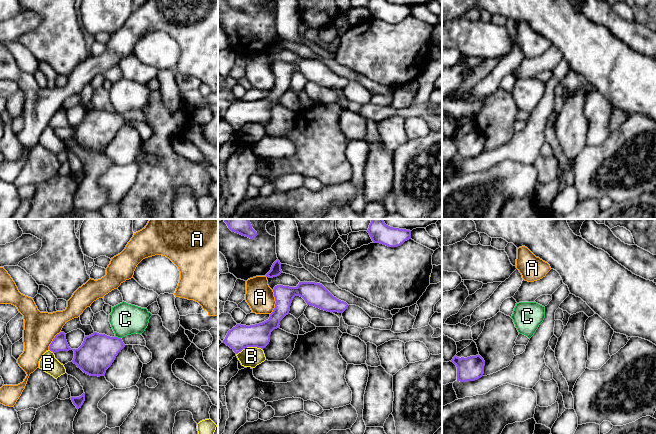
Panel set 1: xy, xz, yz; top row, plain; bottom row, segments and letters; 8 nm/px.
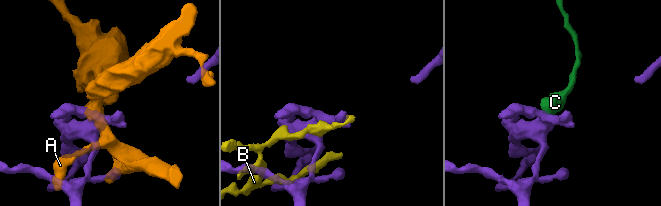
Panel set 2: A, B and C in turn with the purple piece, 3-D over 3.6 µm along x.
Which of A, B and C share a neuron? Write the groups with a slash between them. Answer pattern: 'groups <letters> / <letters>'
groups A / B / C

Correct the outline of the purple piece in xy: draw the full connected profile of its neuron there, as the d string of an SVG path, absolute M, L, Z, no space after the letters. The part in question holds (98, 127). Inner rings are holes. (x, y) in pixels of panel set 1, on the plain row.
M122 78L112 83L109 98L115 109L114 113L94 108L85 112L78 125L71 125L66 110L60 108L49 122L53 129L74 127L72 138L90 152L105 152L118 129L125 123L122 114L131 110L142 110L148 102L152 90L146 85Z

